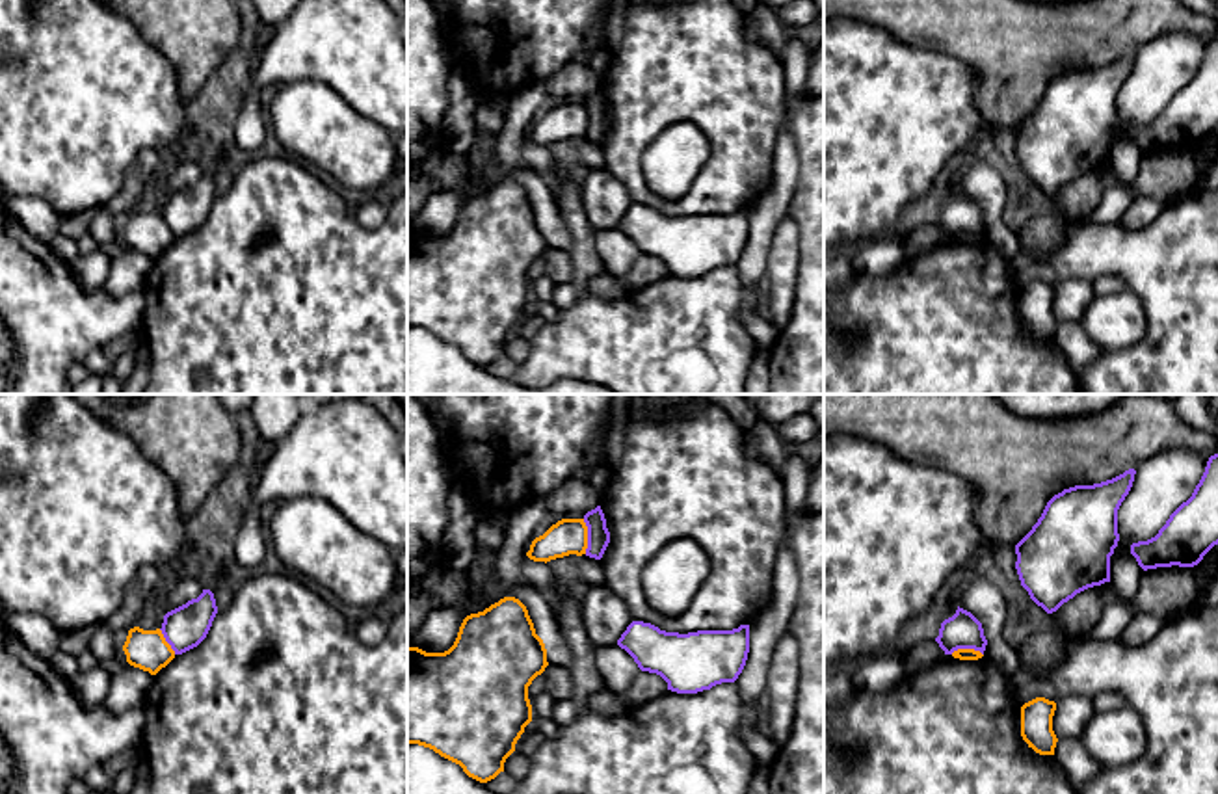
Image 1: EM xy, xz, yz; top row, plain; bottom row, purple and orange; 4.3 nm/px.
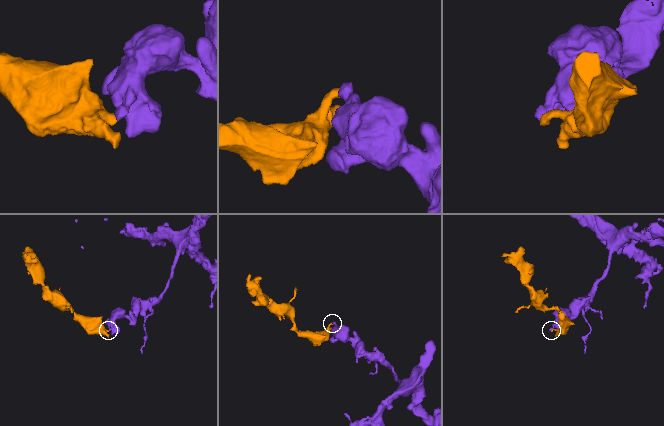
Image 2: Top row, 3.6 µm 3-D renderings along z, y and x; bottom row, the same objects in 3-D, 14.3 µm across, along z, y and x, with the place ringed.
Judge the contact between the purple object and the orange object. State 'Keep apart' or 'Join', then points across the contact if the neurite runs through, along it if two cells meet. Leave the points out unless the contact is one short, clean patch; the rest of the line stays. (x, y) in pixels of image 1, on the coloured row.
Keep apart. Boundary: xz (582, 519), (586, 527), (586, 553)

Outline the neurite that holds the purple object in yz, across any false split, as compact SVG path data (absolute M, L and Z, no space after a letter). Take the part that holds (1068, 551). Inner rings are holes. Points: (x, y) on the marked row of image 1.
M1134 469L1093 483L1075 485L1054 495L1032 530L1015 545L1015 569L1021 586L1047 614L1056 612L1077 593L1110 582L1110 556L1118 547L1118 509L1134 482Z

